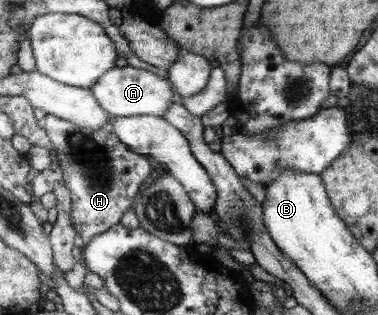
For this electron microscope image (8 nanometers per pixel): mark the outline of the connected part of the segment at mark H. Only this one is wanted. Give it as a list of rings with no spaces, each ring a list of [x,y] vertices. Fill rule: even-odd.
[[[50,114],[39,119],[39,124],[46,129],[65,173],[65,183],[71,193],[71,216],[76,230],[74,243],[83,248],[94,237],[120,224],[134,197],[140,195],[140,185],[150,177],[152,163],[144,154],[130,150],[108,129],[86,129]]]

